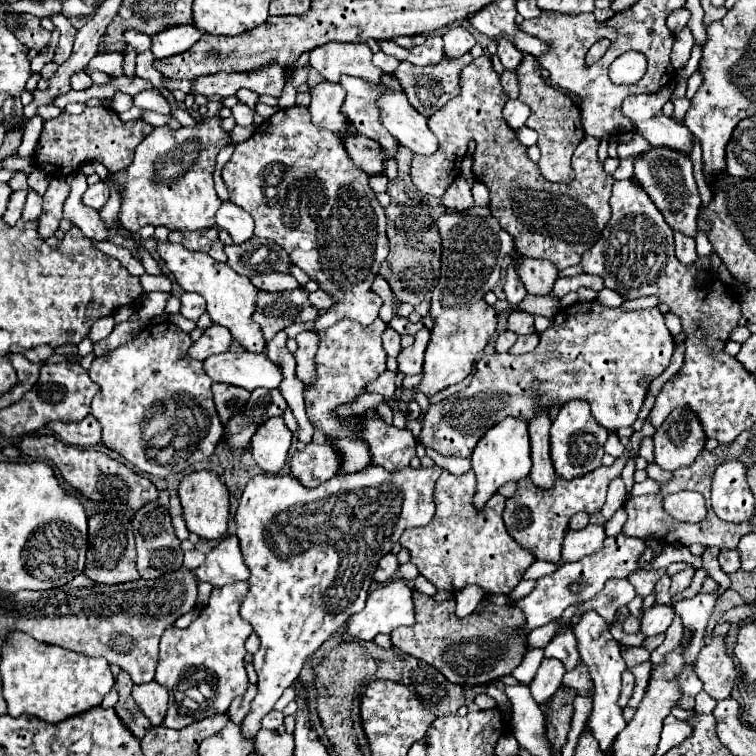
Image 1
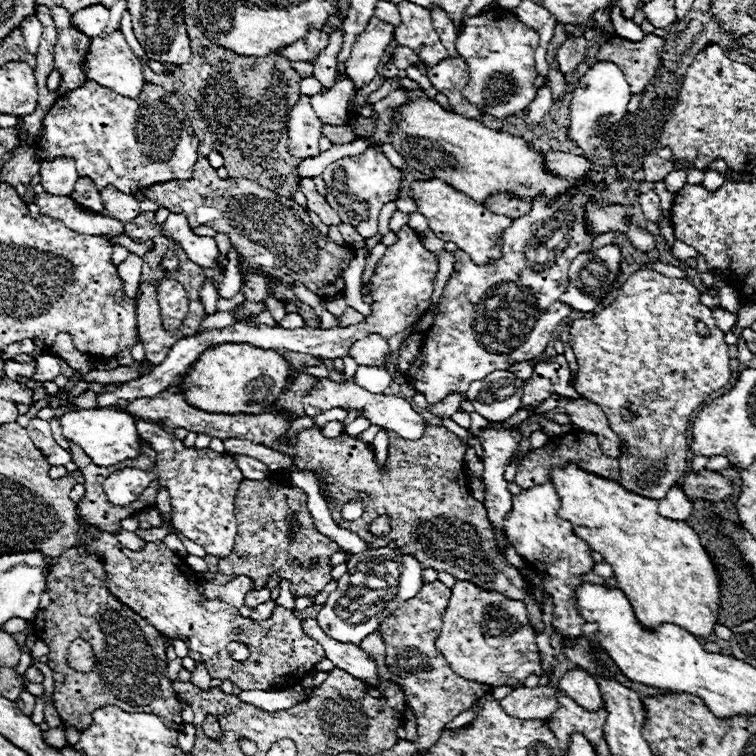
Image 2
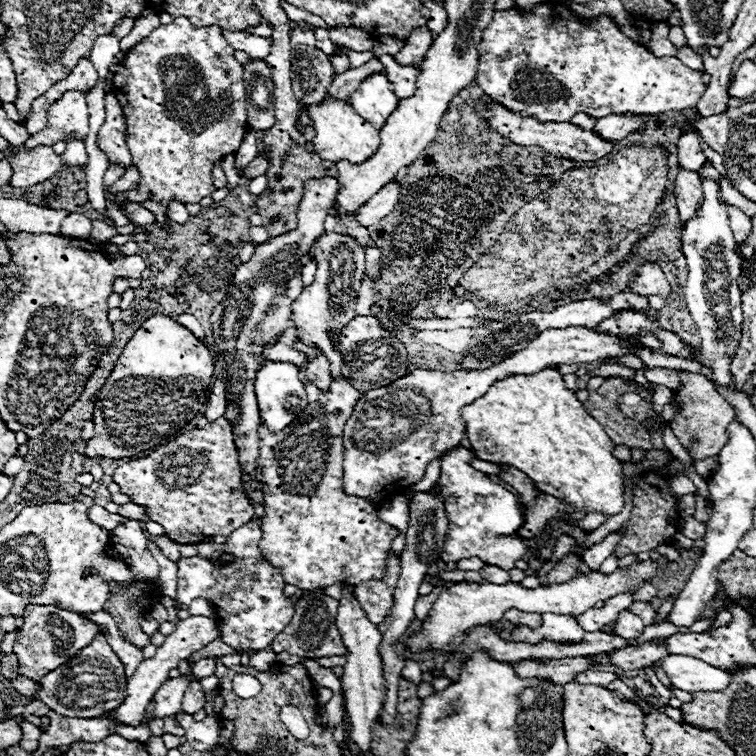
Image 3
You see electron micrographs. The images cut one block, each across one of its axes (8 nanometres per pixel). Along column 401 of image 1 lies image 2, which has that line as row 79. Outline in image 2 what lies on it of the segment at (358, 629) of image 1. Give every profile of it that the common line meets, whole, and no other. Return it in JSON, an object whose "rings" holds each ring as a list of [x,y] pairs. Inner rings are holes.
{"rings":[[[596,62],[578,82],[578,86],[572,92],[572,100],[570,100],[570,138],[588,154],[594,152],[598,146],[602,146],[602,134],[606,134],[606,130],[612,126],[612,122],[618,122],[626,110],[628,110],[628,102],[630,102],[630,86],[626,82],[624,72],[620,70],[620,66],[616,66],[614,62]]]}

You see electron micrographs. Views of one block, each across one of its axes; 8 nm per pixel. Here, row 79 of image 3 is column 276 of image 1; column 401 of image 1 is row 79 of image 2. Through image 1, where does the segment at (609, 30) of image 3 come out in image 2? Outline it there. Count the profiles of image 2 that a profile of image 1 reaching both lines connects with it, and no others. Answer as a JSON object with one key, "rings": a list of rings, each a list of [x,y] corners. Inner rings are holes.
{"rings":[[[494,8],[468,18],[456,38],[456,50],[470,66],[470,82],[464,86],[464,96],[482,112],[496,118],[510,118],[524,112],[538,92],[534,86],[538,76],[534,62],[536,48],[538,34],[522,24],[510,10]]]}

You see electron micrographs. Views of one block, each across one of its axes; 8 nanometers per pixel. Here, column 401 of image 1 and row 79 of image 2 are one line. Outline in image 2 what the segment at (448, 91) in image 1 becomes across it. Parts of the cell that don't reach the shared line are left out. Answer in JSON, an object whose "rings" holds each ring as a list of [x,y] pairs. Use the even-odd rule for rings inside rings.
{"rings":[[[54,6],[50,10],[58,32],[58,48],[54,56],[56,56],[56,70],[62,74],[62,84],[60,84],[60,96],[62,96],[78,88],[86,80],[86,74],[80,68],[80,62],[86,56],[90,38],[74,30],[74,26],[70,26],[70,14],[66,8]]]}

